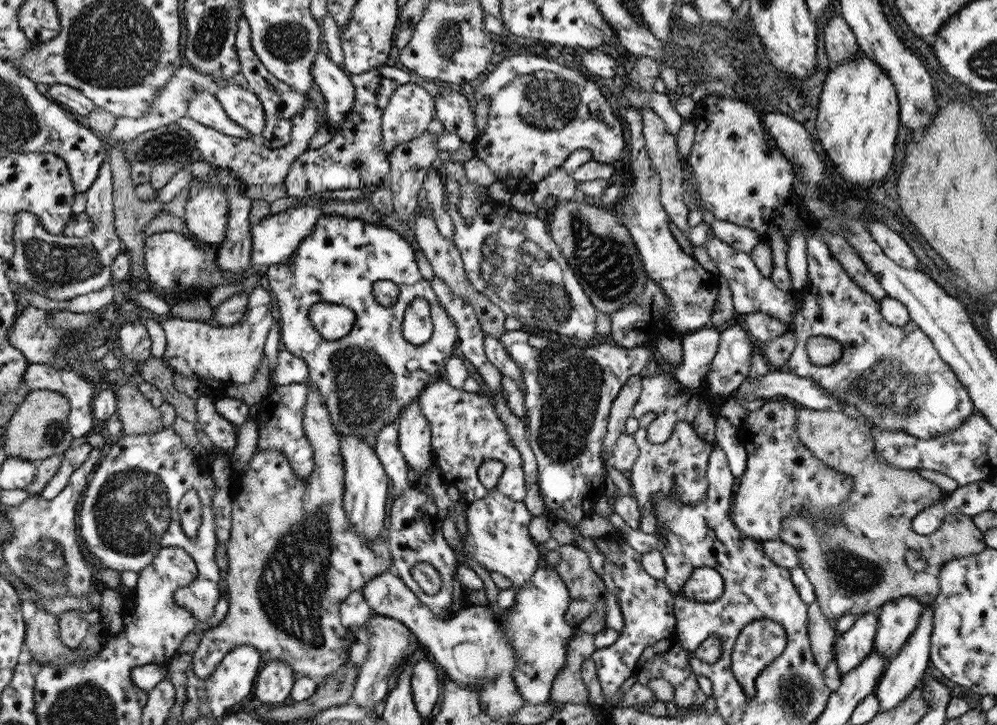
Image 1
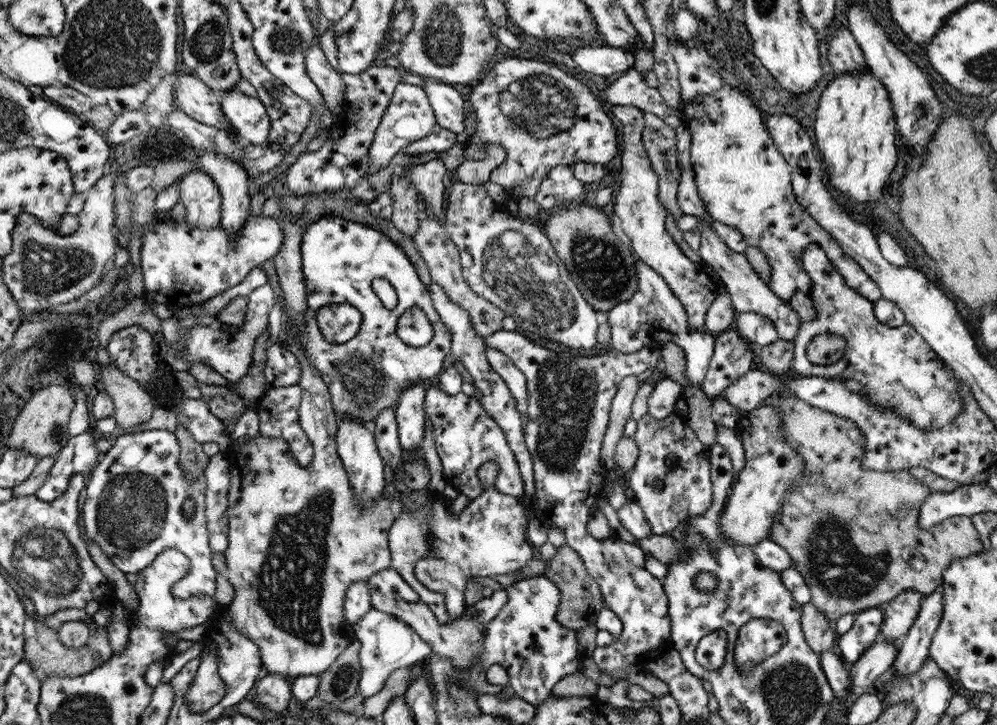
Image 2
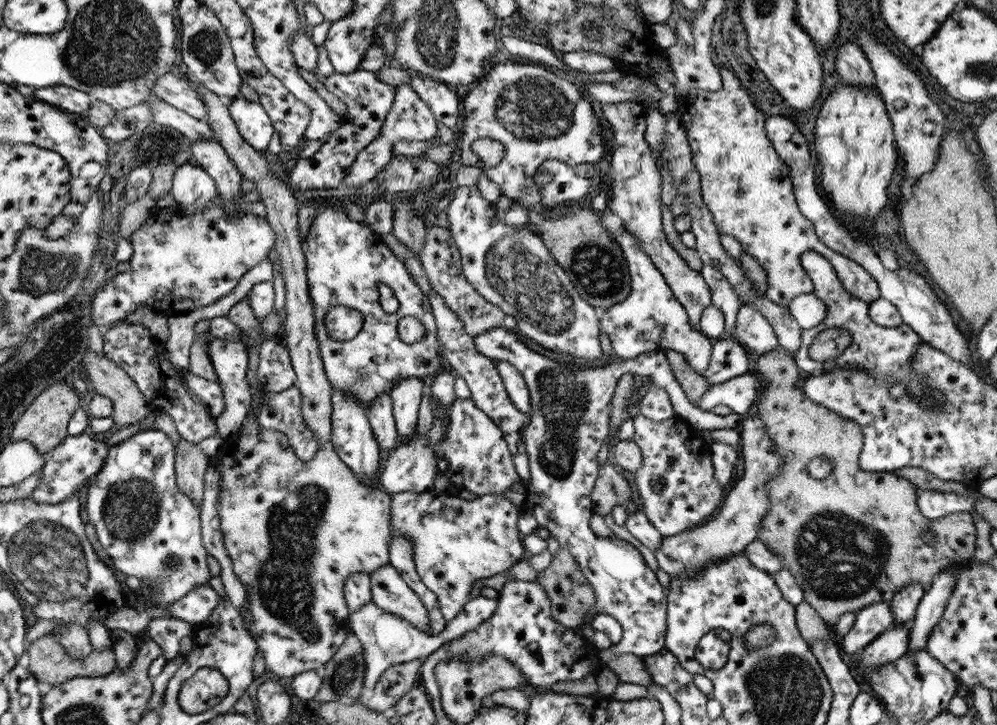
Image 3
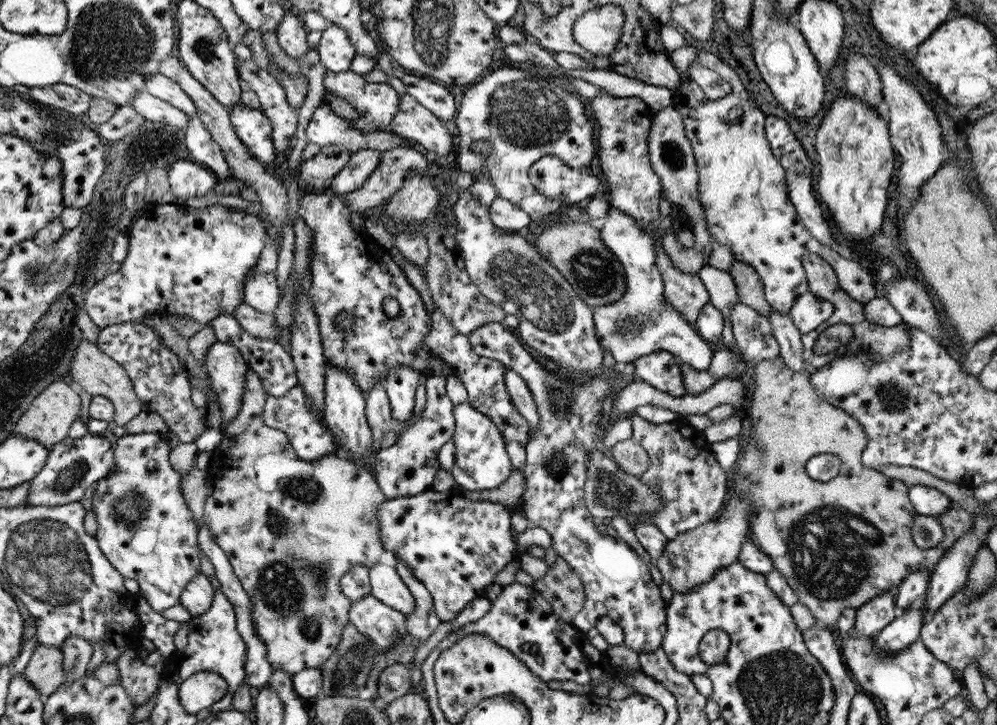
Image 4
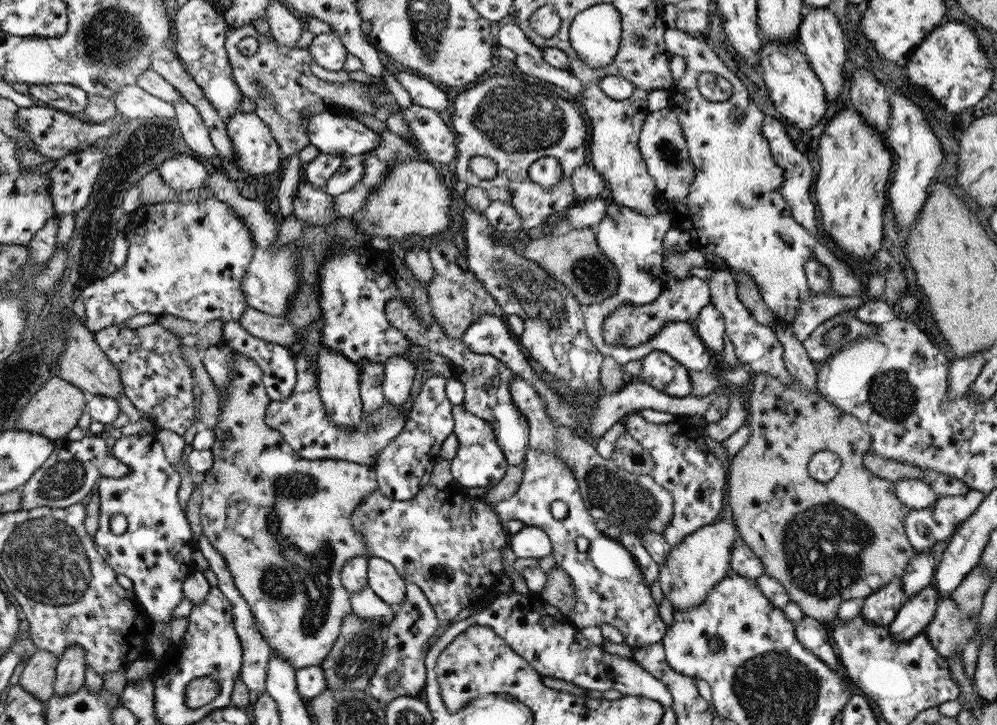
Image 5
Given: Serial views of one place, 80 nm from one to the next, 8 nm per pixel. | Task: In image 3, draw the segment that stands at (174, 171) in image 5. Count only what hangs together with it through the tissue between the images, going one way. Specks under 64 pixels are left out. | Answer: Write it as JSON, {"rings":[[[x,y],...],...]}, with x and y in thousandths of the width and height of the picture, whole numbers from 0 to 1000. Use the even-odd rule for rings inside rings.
{"rings":[[[194,223],[181,228],[174,246],[172,265],[178,281],[195,281],[200,284],[198,292],[207,290],[218,270],[216,247],[203,230]]]}

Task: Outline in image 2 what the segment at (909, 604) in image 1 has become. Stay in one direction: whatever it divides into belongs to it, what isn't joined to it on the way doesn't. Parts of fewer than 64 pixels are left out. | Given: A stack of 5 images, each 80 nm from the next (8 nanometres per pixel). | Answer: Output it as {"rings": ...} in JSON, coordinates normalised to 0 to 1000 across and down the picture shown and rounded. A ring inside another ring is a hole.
{"rings":[[[909,814],[885,836],[883,881],[904,884],[917,861],[926,828],[922,817]]]}

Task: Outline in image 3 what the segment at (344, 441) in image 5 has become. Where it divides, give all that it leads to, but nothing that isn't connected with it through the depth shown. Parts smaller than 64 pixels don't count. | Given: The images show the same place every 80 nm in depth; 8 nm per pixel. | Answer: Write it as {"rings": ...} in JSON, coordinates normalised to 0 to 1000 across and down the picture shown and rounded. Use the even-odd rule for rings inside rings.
{"rings":[[[291,534],[278,542],[267,542],[260,560],[258,581],[269,593],[288,599],[297,626],[309,637],[320,621],[320,608],[303,572],[303,539]]]}

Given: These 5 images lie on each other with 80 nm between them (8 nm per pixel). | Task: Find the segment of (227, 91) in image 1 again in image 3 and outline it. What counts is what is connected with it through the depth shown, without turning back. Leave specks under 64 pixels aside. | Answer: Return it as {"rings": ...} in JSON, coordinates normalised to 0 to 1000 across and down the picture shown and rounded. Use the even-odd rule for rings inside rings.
{"rings":[[[235,134],[228,146],[243,190],[259,210],[267,208],[274,186],[274,171],[265,148],[246,134]]]}

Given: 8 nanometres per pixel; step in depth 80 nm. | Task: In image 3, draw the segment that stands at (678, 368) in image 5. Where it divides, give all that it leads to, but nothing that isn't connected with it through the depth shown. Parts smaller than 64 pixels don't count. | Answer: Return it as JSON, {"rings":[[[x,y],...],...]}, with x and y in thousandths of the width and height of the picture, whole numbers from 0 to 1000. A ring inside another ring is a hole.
{"rings":[[[504,450],[480,461],[475,465],[475,469],[477,480],[488,494],[514,502],[524,516],[528,532],[531,535],[533,572],[531,583],[524,593],[533,654],[529,665],[530,681],[527,692],[534,694],[530,701],[534,703],[534,712],[538,714],[540,726],[550,731],[560,745],[562,756],[574,764],[581,785],[596,810],[597,839],[585,852],[585,858],[581,861],[580,866],[584,868],[588,862],[593,862],[594,855],[604,846],[615,850],[623,861],[624,880],[622,880],[622,886],[608,897],[599,897],[601,914],[611,919],[610,914],[621,902],[647,905],[664,897],[667,894],[669,873],[669,822],[666,810],[661,804],[657,789],[648,779],[642,760],[634,749],[620,739],[612,742],[598,739],[592,728],[593,713],[596,710],[593,684],[601,655],[600,625],[612,596],[613,549],[623,519],[632,514],[650,520],[649,531],[653,534],[667,535],[671,542],[677,571],[682,572],[702,594],[712,594],[717,590],[740,590],[740,583],[744,578],[743,571],[734,567],[729,575],[716,574],[714,567],[705,567],[696,559],[687,545],[682,528],[676,523],[674,506],[670,503],[666,484],[647,486],[641,488],[639,494],[634,494],[634,497],[621,495],[612,499],[612,502],[604,502],[604,505],[587,506],[574,505],[570,499],[558,499],[550,491],[537,486],[520,466],[516,455],[511,457]]]}

